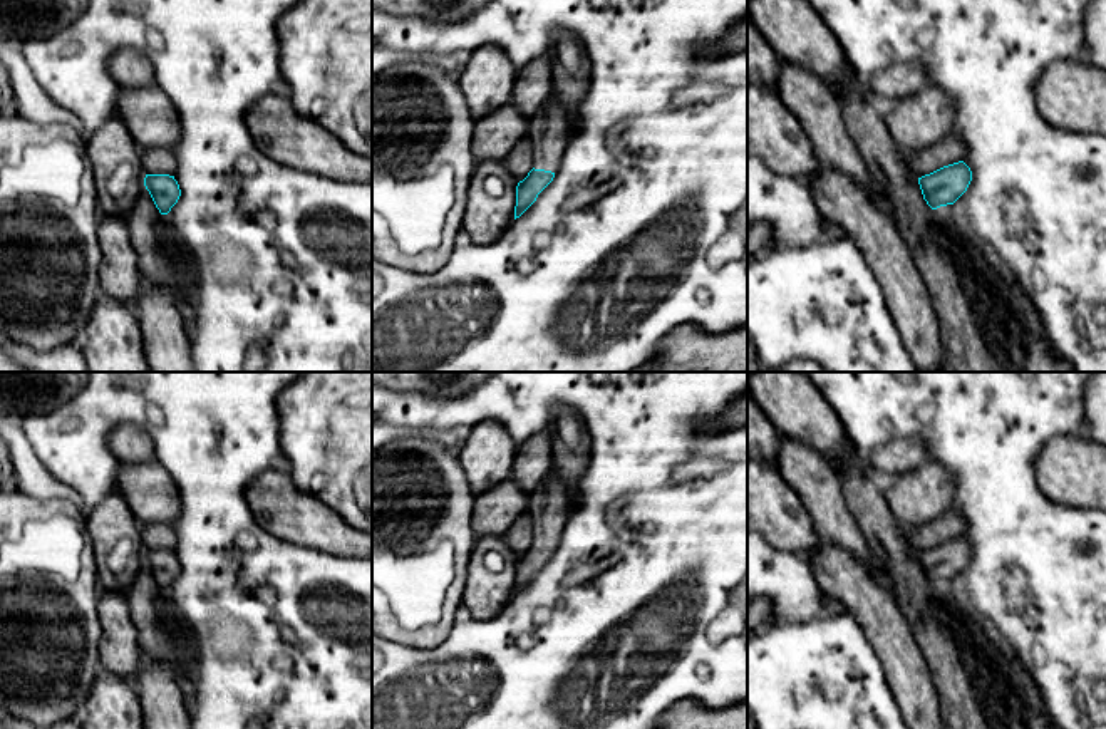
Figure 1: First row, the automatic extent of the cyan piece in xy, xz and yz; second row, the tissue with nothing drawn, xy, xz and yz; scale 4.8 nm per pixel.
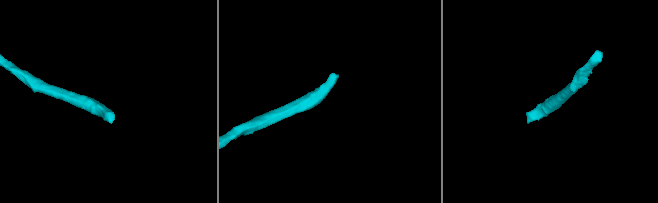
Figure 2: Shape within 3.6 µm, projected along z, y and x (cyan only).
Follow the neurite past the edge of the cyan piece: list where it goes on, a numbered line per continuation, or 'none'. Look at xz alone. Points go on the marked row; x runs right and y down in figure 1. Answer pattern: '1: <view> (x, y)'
1: xz (548, 129)

